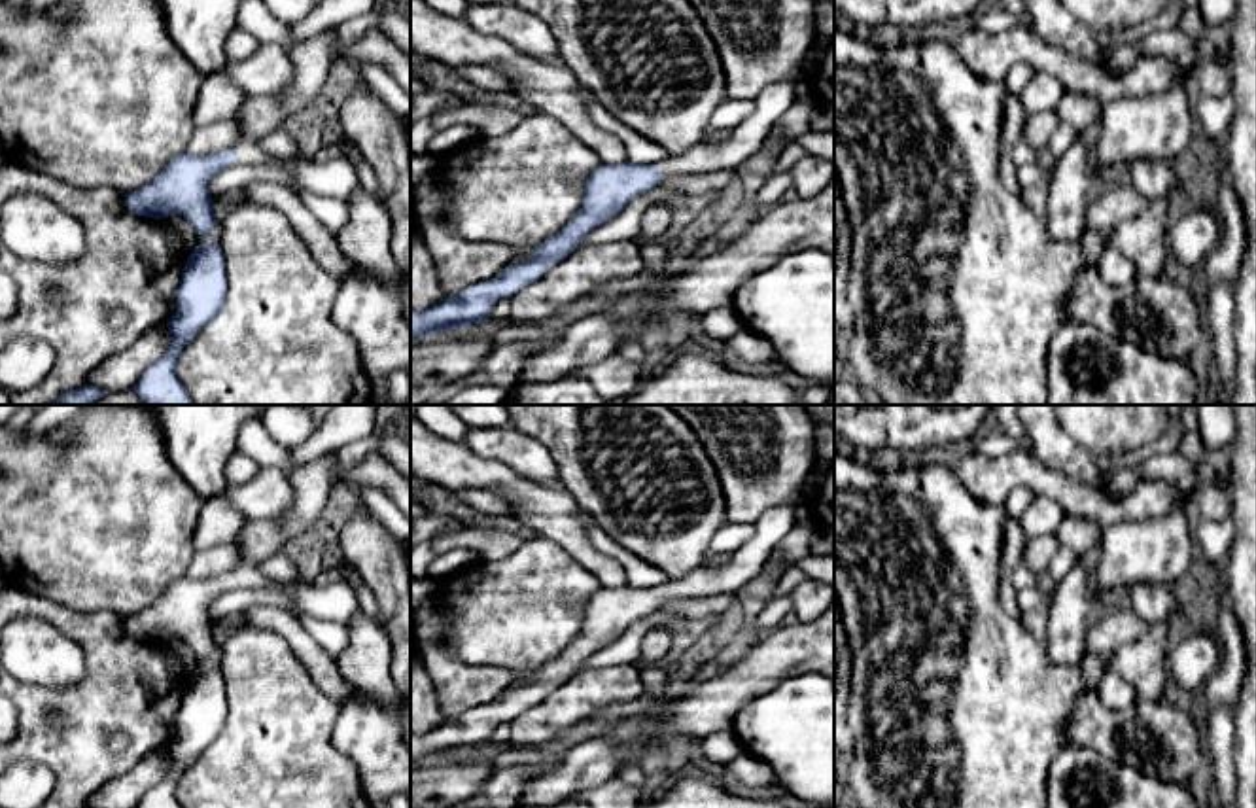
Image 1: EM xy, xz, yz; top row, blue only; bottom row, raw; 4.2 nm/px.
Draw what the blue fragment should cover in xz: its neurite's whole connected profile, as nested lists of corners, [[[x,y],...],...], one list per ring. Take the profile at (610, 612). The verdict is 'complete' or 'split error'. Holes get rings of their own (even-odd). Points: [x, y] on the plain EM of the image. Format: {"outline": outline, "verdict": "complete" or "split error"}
{"outline": [[[794,507],[768,509],[755,522],[753,537],[732,553],[724,566],[702,564],[689,575],[672,579],[660,588],[602,587],[586,602],[579,636],[562,655],[537,668],[532,683],[509,689],[497,702],[473,708],[456,721],[441,723],[426,734],[410,732],[410,764],[473,747],[488,747],[496,727],[511,723],[522,711],[537,706],[556,687],[575,676],[588,657],[619,640],[634,621],[660,609],[662,598],[704,598],[741,590],[760,573],[772,551],[794,526]]], "verdict": "split error"}

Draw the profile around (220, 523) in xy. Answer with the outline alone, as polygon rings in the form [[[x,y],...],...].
[[[218,494],[202,503],[193,545],[197,551],[206,551],[223,543],[233,543],[248,522],[250,518],[236,511],[223,494]]]

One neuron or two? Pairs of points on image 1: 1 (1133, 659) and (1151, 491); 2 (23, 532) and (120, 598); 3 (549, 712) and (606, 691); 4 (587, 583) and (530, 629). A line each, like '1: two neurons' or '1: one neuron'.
1: two neurons
2: one neuron
3: one neuron
4: one neuron

